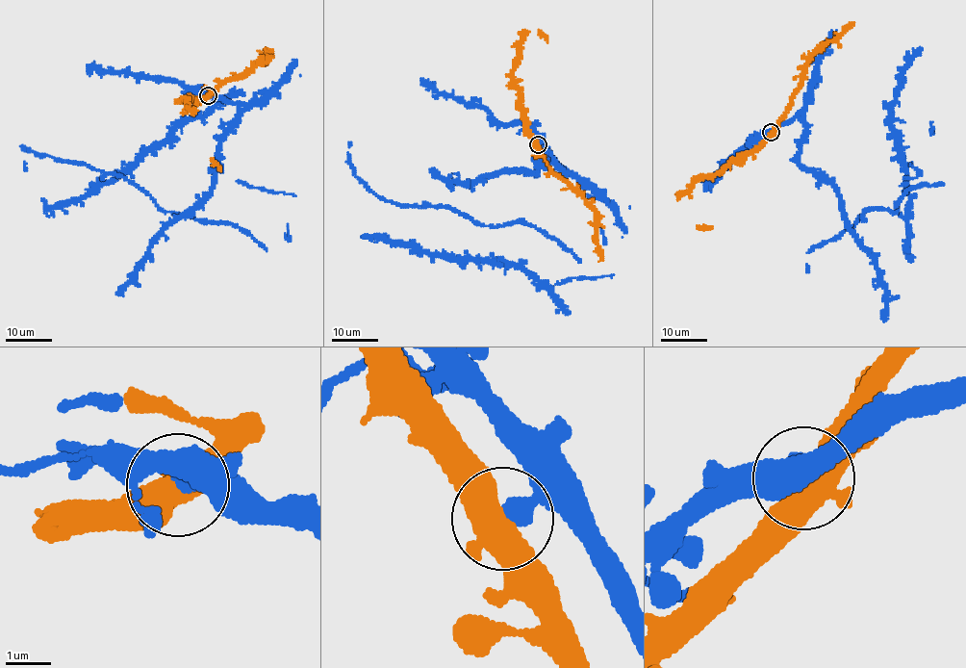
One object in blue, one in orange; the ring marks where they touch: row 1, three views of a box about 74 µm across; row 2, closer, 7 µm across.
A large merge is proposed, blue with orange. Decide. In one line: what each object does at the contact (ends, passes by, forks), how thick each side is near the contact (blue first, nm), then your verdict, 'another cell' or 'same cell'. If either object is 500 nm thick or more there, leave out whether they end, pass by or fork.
blue ends | orange forks | 440/460 nm | same cell

